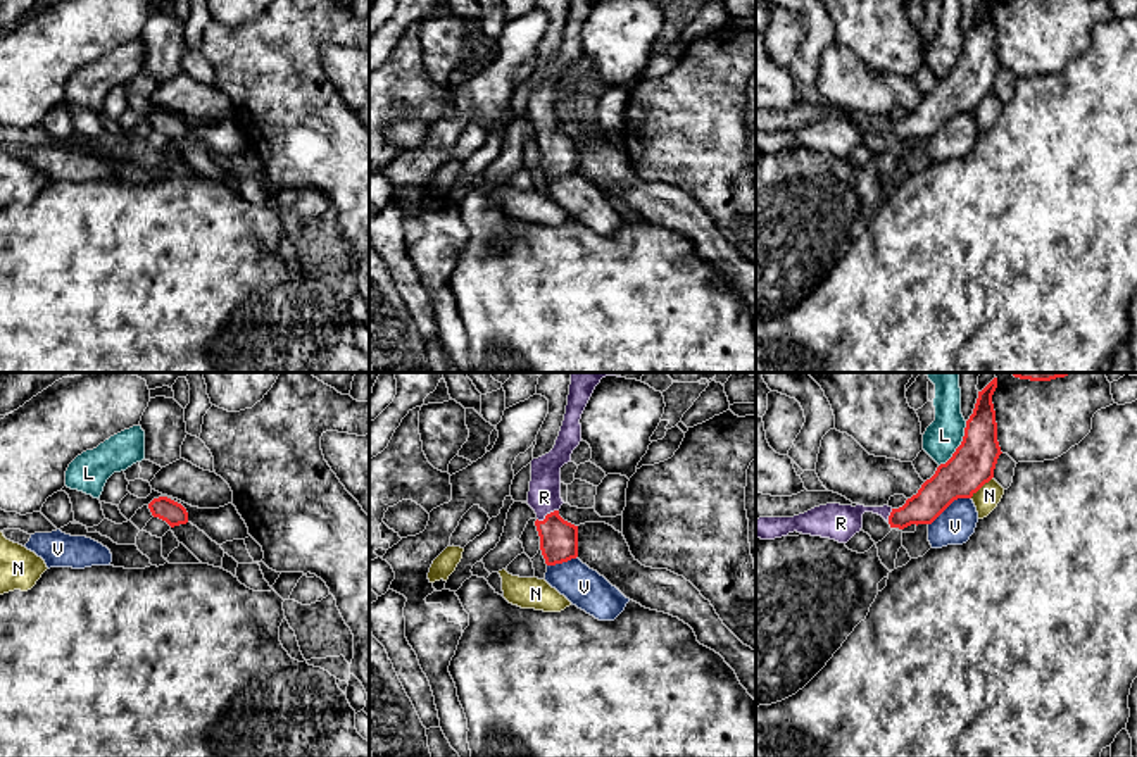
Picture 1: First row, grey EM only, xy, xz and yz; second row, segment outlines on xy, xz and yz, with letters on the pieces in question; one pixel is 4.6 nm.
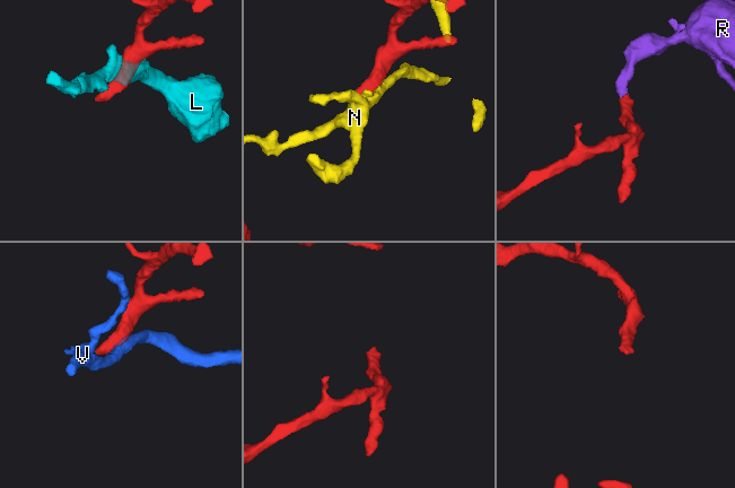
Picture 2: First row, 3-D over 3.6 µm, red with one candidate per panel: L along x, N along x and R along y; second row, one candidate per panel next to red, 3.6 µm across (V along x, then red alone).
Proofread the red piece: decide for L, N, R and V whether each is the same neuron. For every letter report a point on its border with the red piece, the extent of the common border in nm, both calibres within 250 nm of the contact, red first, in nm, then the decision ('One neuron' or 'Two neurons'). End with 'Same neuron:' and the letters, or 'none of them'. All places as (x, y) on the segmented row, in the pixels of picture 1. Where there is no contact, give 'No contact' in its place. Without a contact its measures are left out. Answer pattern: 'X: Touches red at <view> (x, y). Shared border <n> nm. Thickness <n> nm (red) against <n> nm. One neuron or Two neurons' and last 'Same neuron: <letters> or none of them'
L: Touches red at yz (960, 445). Shared border 260 nm. Thickness 200 nm (red) against 170 nm. Two neurons
N: Touches red at yz (980, 487). Shared border 150 nm. Thickness 200 nm (red) against 110 nm. Two neurons
R: Touches red at xz (547, 514). Shared border 120 nm. Thickness 180 nm (red) against 160 nm. One neuron
V: Touches red at yz (949, 504). Shared border 240 nm. Thickness 200 nm (red) against 170 nm. Two neurons
Same neuron: R

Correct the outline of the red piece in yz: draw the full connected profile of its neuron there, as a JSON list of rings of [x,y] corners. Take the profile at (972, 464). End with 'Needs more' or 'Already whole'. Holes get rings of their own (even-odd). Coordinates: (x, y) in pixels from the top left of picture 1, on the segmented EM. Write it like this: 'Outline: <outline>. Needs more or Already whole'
Outline: [[[997,378],[978,391],[961,445],[902,507],[826,504],[794,517],[759,517],[756,519],[756,538],[775,540],[797,531],[847,543],[861,531],[864,512],[878,514],[890,528],[899,529],[911,524],[932,524],[954,500],[971,498],[994,478],[997,459],[1002,454],[992,404],[996,388]]]. Needs more

